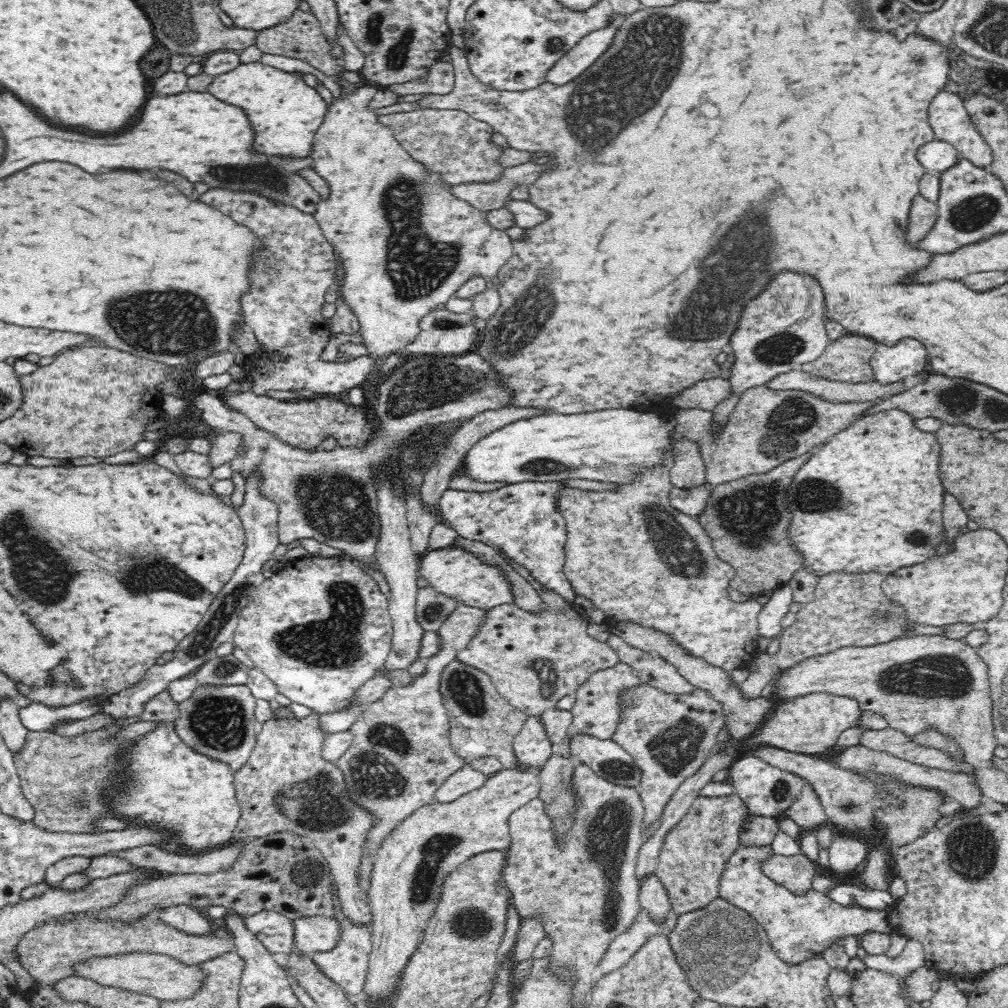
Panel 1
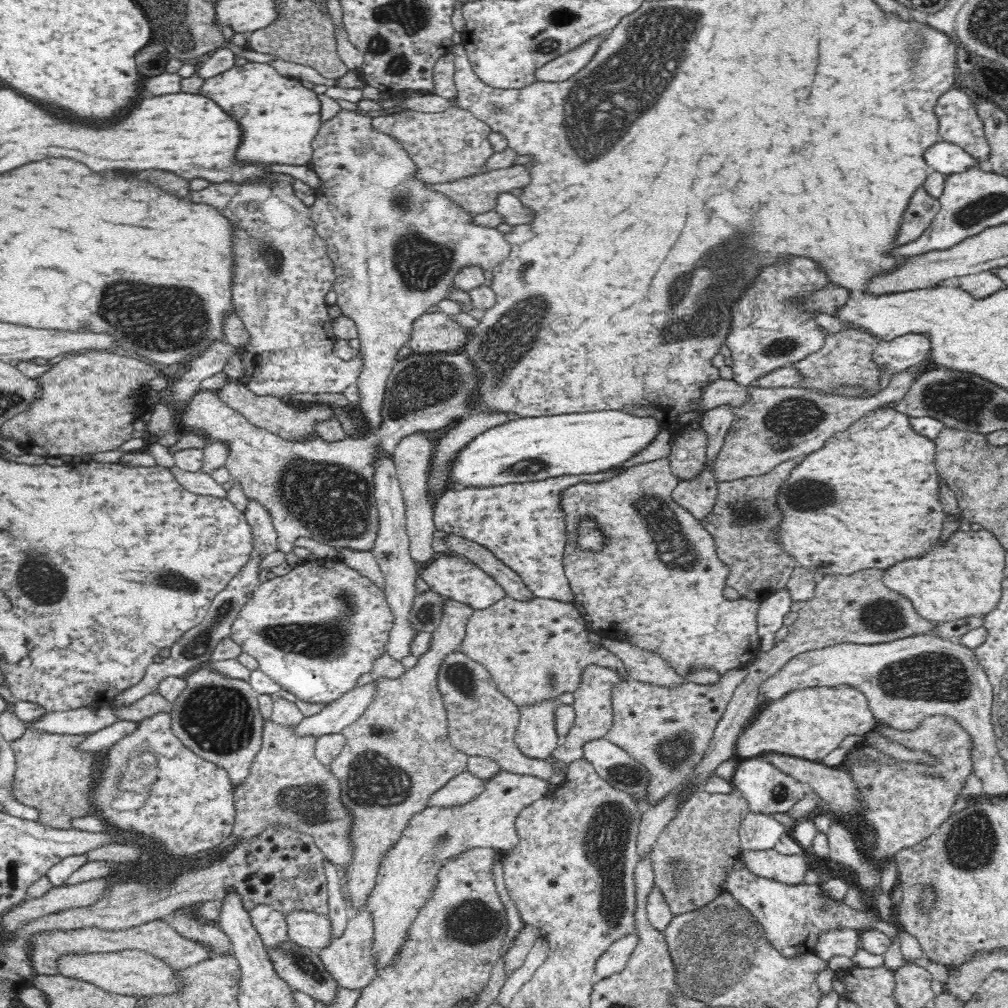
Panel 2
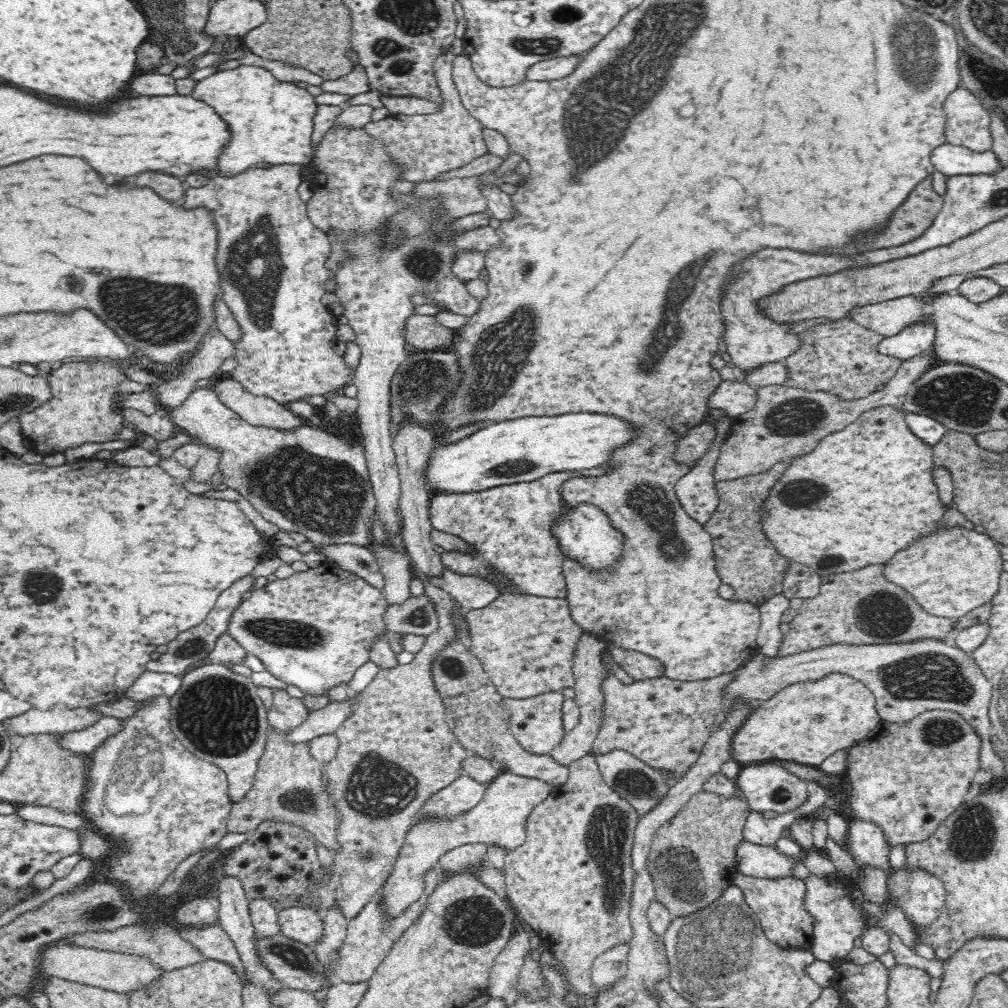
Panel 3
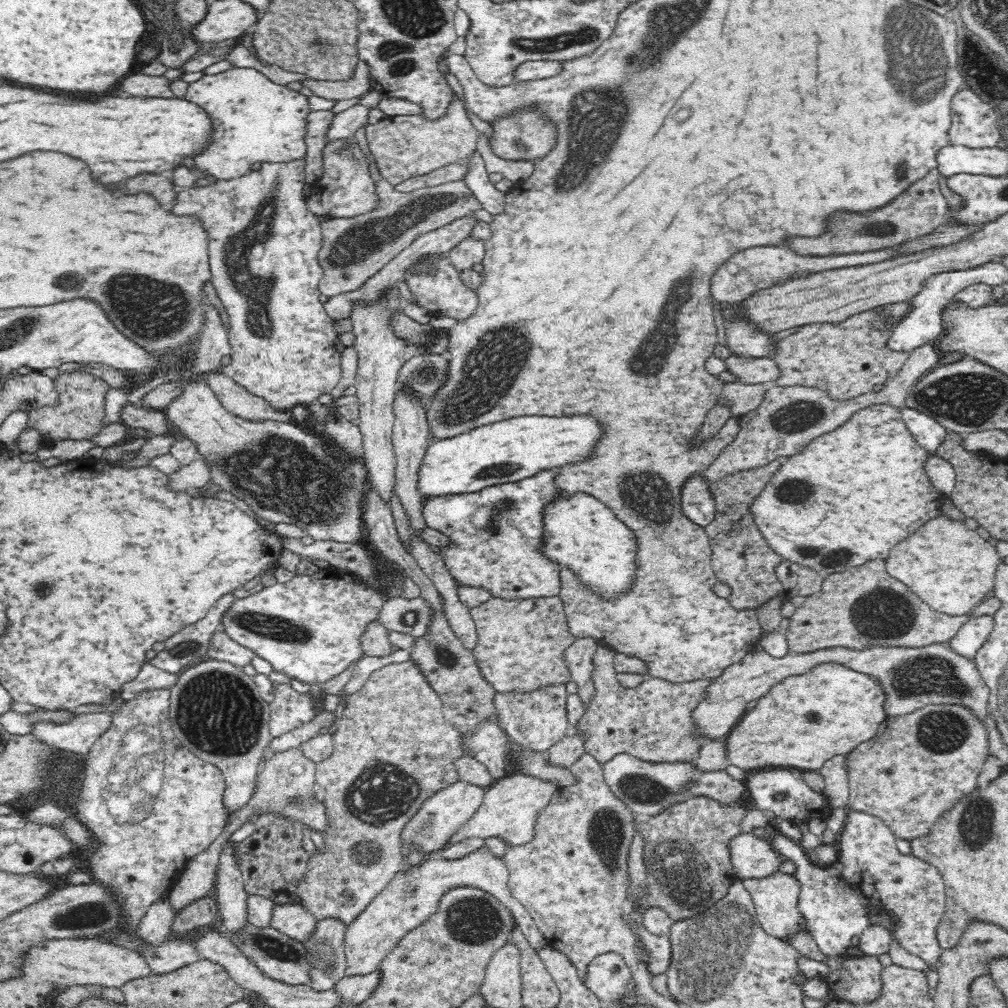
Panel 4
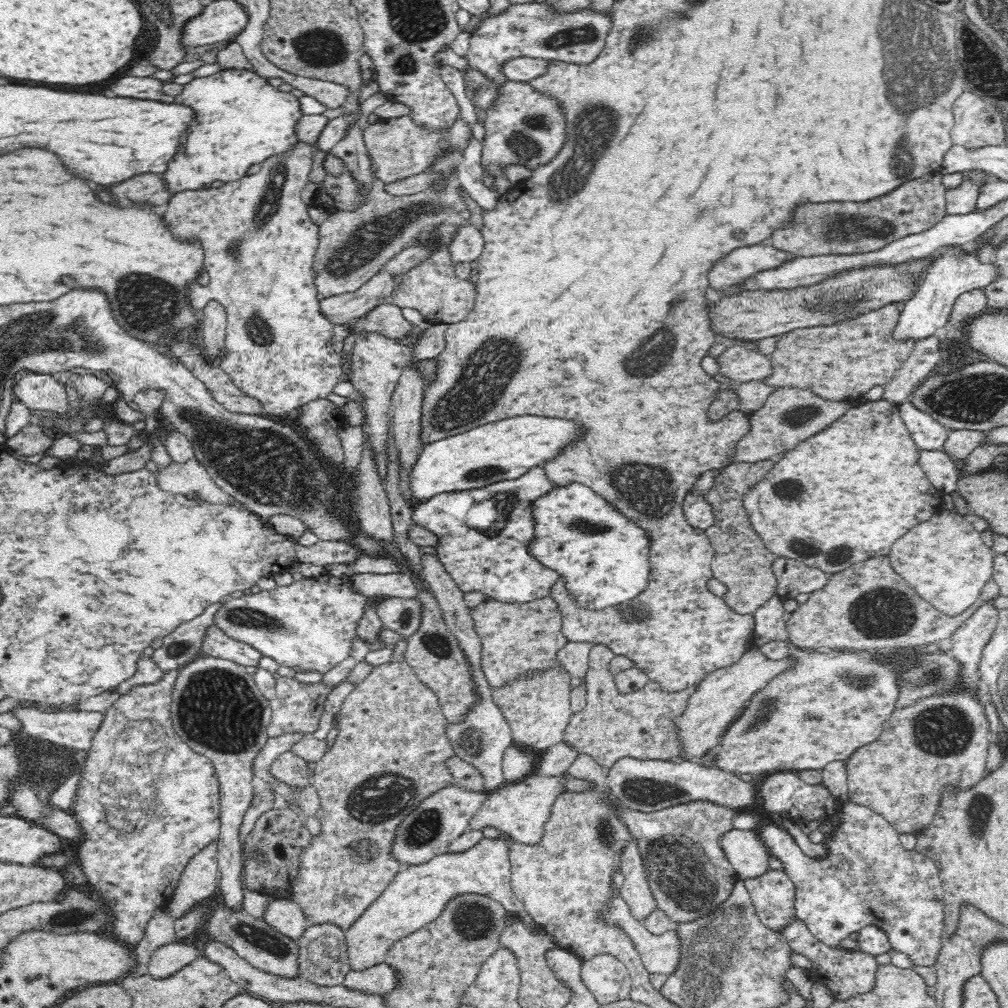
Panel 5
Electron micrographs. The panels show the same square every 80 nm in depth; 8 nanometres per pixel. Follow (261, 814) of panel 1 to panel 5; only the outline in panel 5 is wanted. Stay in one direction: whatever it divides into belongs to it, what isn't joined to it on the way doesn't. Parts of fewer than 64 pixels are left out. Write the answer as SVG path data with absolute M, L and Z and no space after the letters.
M292 751L280 753L270 766L271 774L278 780L300 789L312 783L312 774L308 771L307 762Z

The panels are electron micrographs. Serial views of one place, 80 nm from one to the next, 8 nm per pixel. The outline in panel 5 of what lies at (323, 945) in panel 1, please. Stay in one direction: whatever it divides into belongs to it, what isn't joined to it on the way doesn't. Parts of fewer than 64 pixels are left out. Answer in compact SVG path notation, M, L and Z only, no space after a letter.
M274 898L266 906L266 910L262 914L262 920L273 926L284 936L294 940L298 940L304 934L304 930L310 926L310 922L306 919L302 908L290 898Z

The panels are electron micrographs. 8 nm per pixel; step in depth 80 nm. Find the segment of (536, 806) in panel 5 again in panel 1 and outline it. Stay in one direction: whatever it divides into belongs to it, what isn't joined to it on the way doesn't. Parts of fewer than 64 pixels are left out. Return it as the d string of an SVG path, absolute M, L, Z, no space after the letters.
M502 769L487 777L487 781L478 789L469 792L449 803L432 802L415 810L404 819L375 854L370 884L368 884L365 902L370 905L372 923L370 924L370 954L368 980L362 993L370 999L384 999L395 992L401 973L414 954L418 942L422 940L422 930L426 928L428 918L436 910L440 900L442 884L446 872L456 870L466 858L486 852L486 850L503 851L511 845L511 834L508 826L509 816L535 799L541 791L542 785L538 775L530 770Z

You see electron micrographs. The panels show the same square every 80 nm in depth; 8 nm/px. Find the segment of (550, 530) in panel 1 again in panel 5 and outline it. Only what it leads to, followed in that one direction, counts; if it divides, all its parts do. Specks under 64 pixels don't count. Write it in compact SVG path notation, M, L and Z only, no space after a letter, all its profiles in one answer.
M540 465L532 466L528 472L513 480L496 482L468 491L443 493L428 501L419 502L413 508L412 521L414 525L426 528L436 535L435 556L462 591L482 592L488 599L503 603L527 603L548 597L550 588L559 579L558 573L538 564L528 550L535 531L533 518L535 501L547 494L553 485Z

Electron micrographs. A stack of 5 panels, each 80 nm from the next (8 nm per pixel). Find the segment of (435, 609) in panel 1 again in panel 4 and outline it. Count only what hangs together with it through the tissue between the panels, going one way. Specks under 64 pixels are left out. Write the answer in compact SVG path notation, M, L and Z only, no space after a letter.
M421 596L389 598L380 611L380 623L389 632L404 633L413 637L427 633L433 612Z

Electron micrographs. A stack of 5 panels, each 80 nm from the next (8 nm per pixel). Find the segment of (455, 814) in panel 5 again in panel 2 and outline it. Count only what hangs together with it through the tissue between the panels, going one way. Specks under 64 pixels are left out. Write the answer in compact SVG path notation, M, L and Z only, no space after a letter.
M466 770L436 791L429 798L427 806L446 808L469 803L484 792L485 781Z

